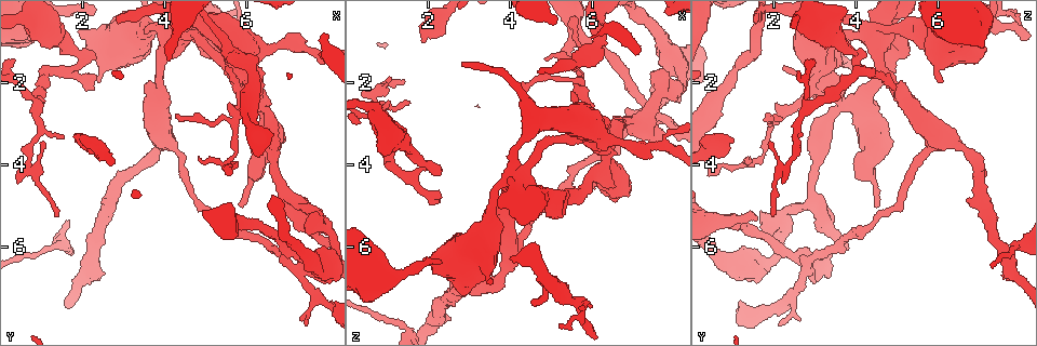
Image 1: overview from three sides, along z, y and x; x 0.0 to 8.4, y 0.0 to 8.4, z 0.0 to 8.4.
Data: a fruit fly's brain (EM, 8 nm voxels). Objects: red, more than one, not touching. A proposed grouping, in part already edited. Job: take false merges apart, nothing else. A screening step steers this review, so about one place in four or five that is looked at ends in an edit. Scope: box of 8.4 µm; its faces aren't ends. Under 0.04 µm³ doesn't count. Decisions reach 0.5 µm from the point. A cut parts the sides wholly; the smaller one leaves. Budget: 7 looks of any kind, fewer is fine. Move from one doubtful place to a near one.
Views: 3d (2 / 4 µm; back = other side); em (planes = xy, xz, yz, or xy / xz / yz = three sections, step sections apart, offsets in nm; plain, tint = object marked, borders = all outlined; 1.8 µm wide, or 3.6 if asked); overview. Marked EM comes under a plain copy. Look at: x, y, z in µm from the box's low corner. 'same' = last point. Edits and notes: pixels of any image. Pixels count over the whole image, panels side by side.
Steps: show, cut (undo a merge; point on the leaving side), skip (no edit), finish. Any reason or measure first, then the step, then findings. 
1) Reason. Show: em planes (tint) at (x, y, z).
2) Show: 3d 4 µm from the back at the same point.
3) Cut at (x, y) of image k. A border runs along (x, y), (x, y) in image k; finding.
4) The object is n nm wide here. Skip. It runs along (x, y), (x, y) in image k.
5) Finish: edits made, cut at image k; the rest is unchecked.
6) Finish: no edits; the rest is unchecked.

Show: em xy step 4 (tint) at (1.95, 1.60, 4.05).

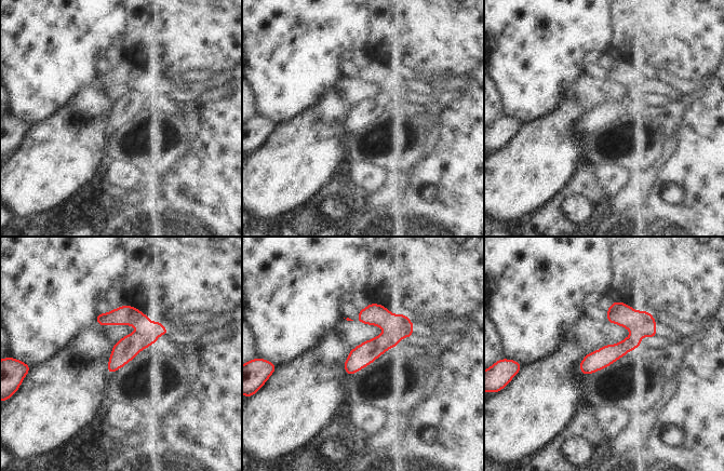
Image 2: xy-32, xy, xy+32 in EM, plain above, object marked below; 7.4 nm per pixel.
Cut at (130, 346) of image 2. A border runs along (139, 327), (151, 327), (160, 334) in image 2; a second neuron is stuck on.

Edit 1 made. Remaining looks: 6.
Arms part here. Show: em xy step 16 (tint) at (6.15, 2.30, 0.75).

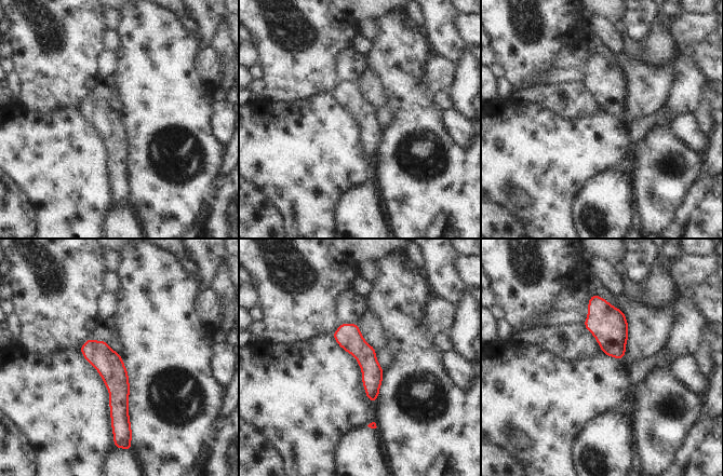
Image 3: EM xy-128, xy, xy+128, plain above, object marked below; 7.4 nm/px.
Another direction. Show: em planes (tint) at the same point.

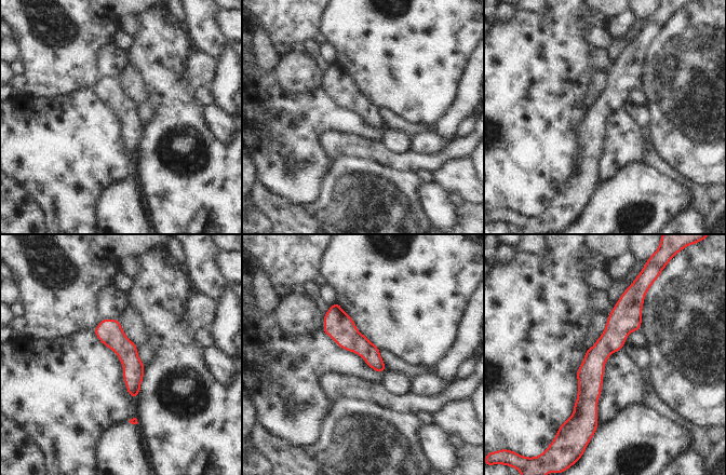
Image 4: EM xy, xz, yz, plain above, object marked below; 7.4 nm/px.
Skip. One neuron here.

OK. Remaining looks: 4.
Looks like a crossing. Show: em yz step 16 (tint) at (7.20, 6.50, 2.85).

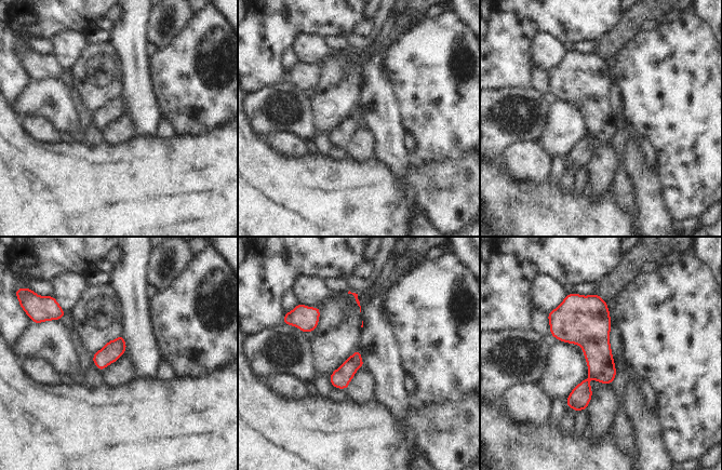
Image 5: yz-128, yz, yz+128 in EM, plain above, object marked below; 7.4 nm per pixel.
Cut it another way. Show: em planes (tint) at the same point.

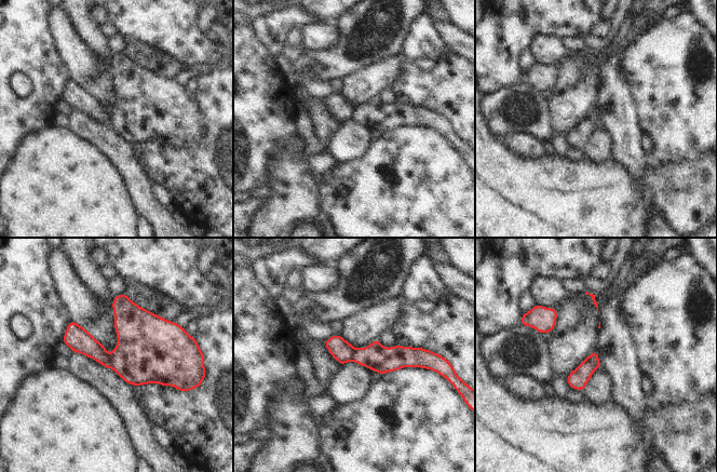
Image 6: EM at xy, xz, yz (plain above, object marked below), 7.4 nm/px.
The object is 140 nm wide here. Cut at (577, 379) of image 6. A border runs along (589, 356), (593, 360), (596, 367) in image 6; two neurons meet here.

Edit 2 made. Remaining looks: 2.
Finish: edits made, cut at image 2, cut at image 6; the rest is unchecked.

